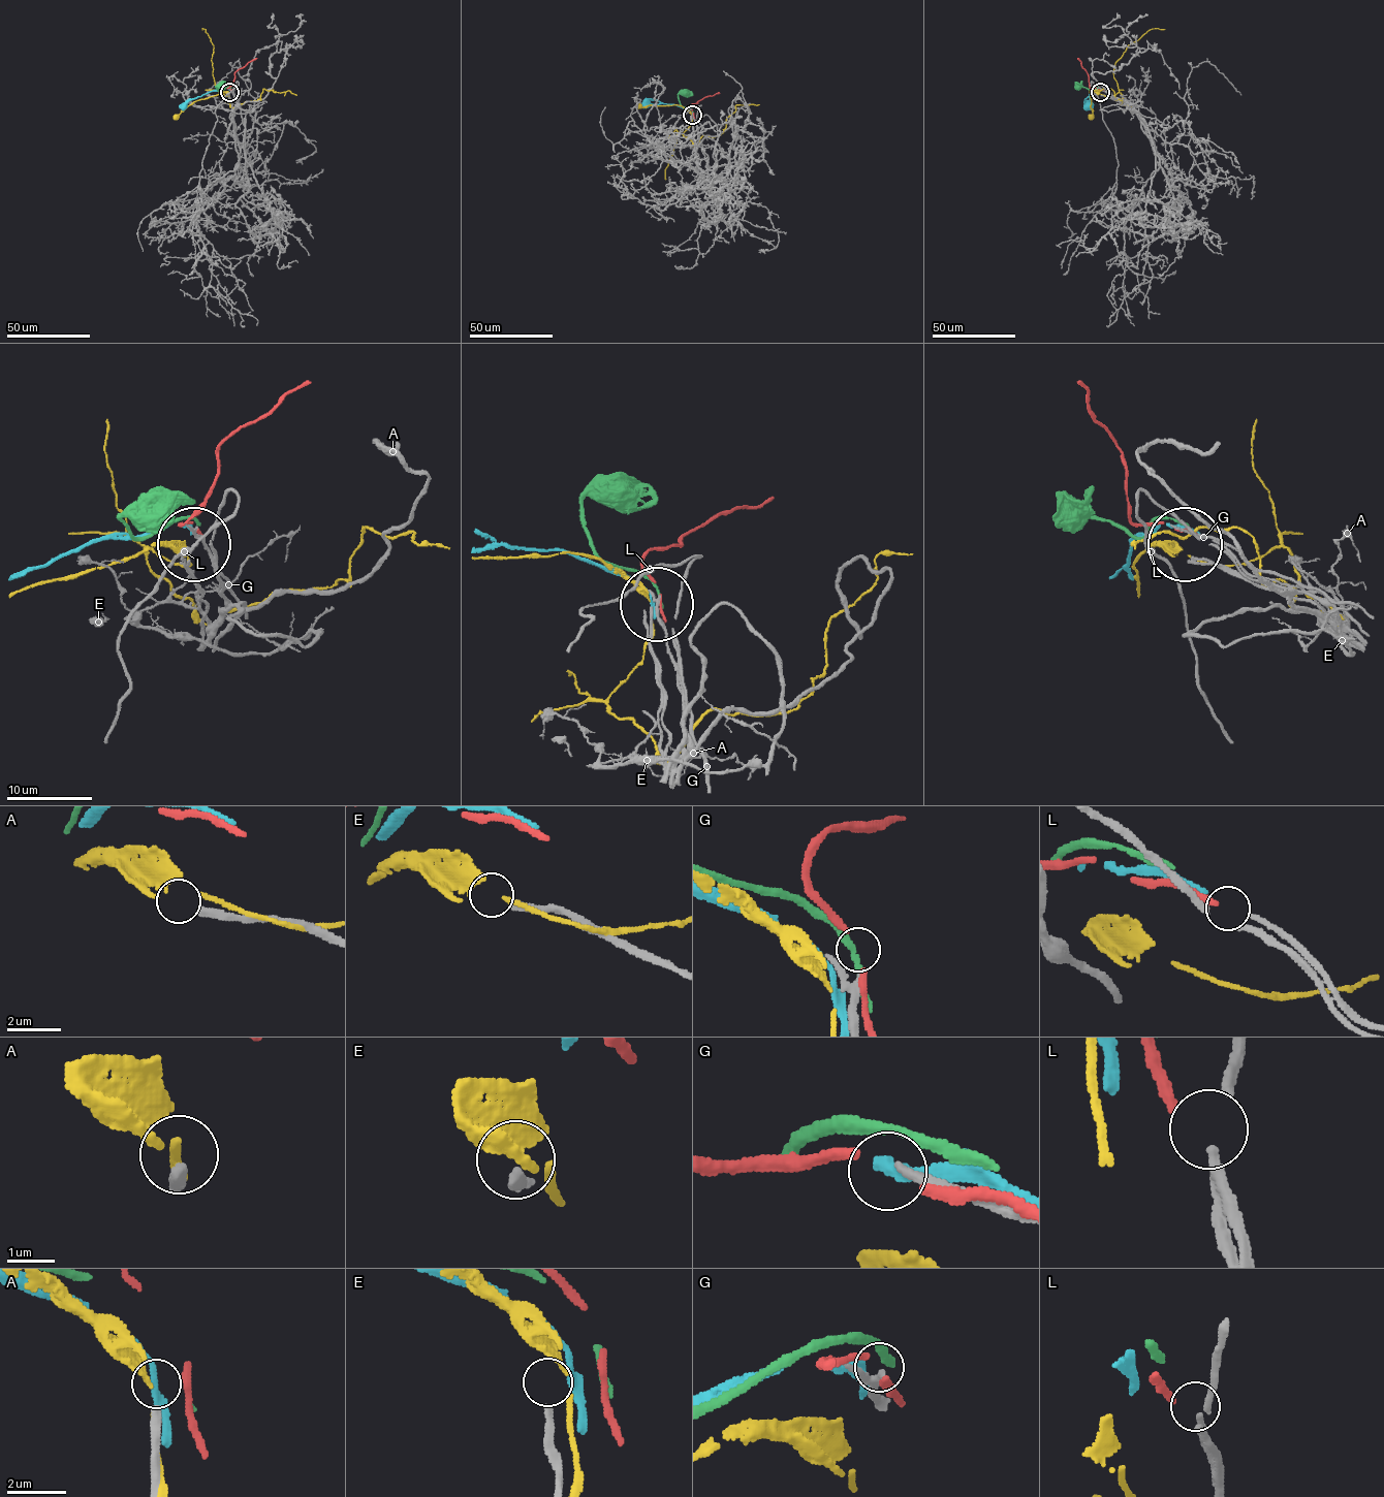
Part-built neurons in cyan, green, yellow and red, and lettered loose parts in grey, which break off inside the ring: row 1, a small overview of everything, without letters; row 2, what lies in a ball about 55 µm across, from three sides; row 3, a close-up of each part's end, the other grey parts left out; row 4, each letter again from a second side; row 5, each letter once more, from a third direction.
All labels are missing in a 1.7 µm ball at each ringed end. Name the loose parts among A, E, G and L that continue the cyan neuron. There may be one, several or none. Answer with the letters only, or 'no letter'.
no letter

